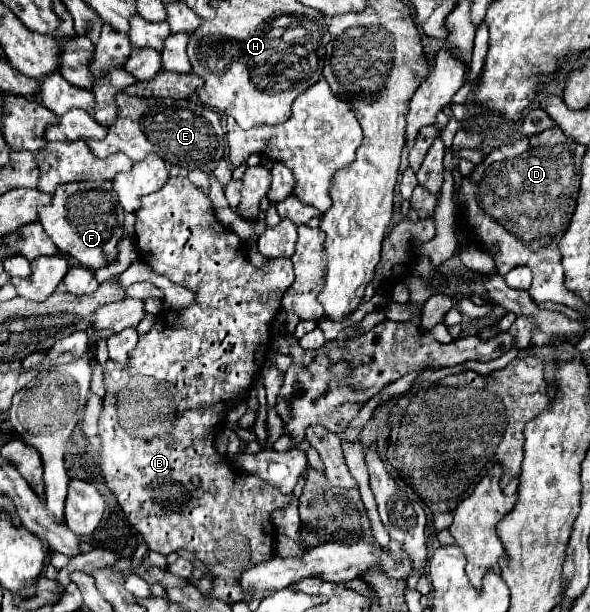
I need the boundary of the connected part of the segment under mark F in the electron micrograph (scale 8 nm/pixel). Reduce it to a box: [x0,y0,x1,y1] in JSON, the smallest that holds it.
[39,181,125,271]

